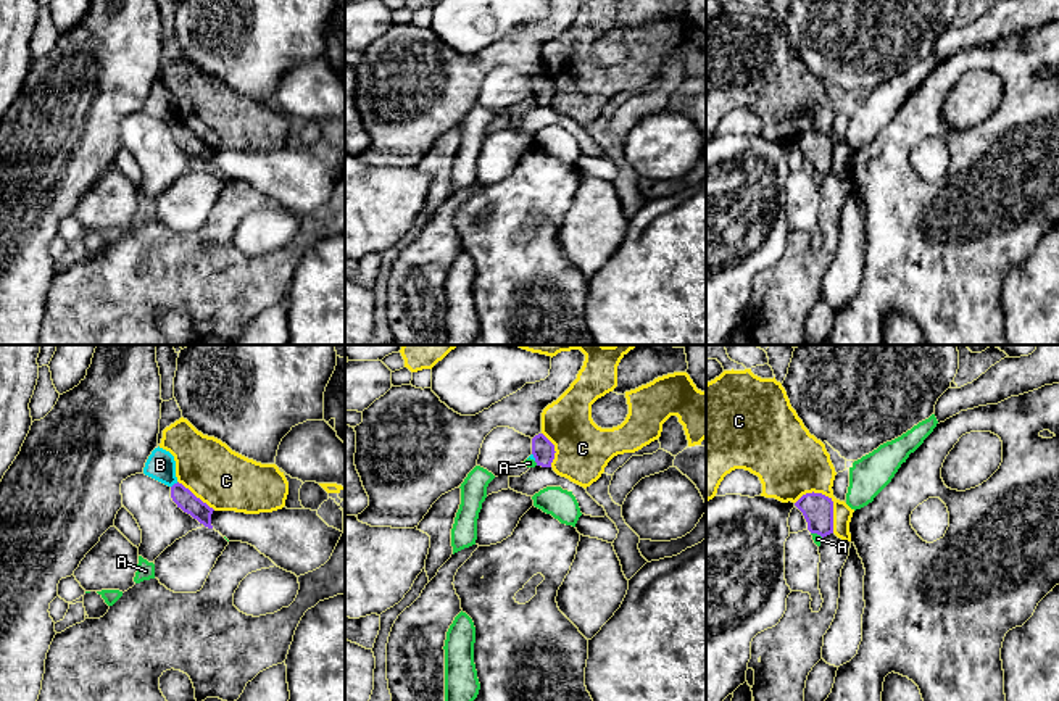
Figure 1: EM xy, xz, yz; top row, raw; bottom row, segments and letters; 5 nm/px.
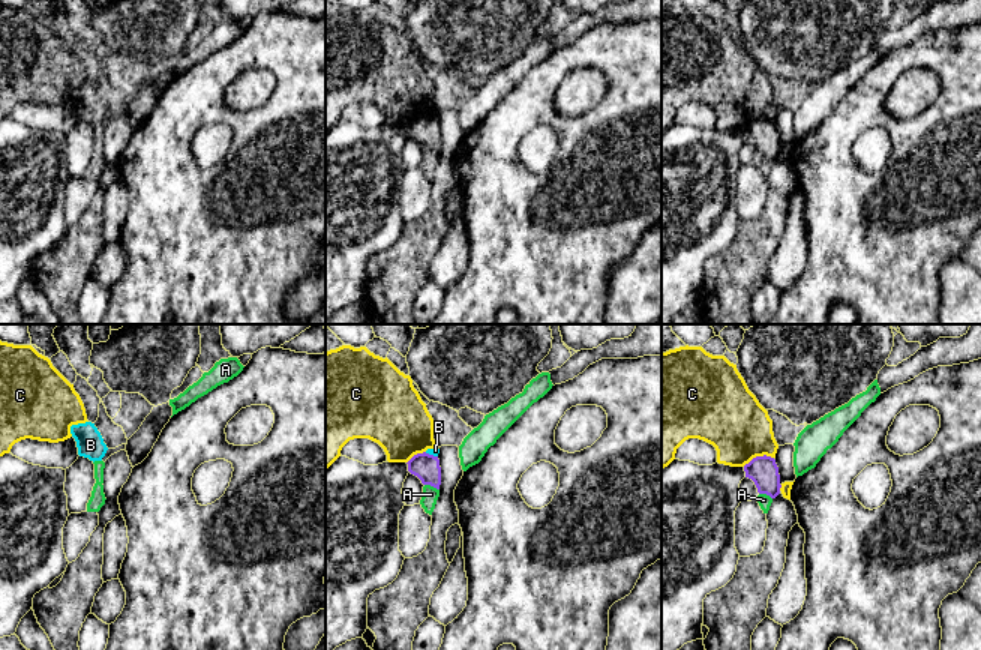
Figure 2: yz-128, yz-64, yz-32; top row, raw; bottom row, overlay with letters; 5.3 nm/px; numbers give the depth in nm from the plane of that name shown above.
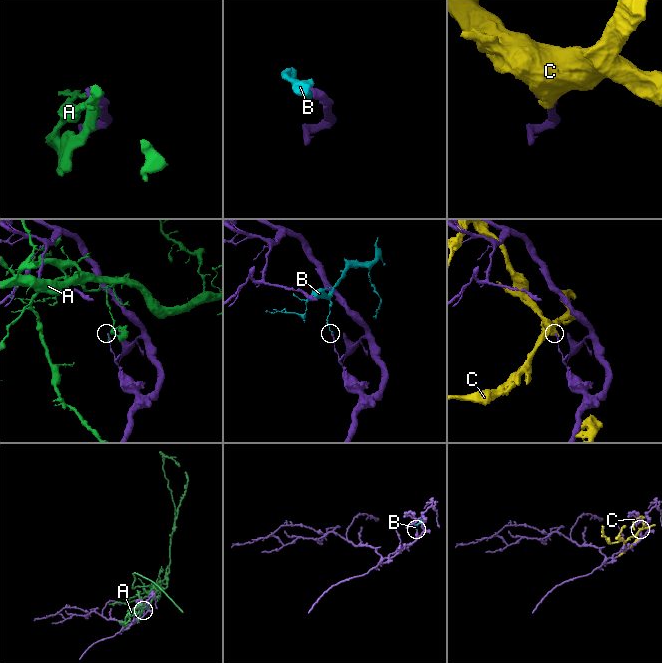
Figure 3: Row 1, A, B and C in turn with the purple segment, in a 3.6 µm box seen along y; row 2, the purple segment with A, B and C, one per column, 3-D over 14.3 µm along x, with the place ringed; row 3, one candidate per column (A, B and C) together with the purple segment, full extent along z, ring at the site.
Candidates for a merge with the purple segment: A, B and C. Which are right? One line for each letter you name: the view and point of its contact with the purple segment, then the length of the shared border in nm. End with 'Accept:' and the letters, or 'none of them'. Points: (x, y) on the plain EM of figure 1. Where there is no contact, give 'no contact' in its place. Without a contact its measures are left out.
Accept: none of them

